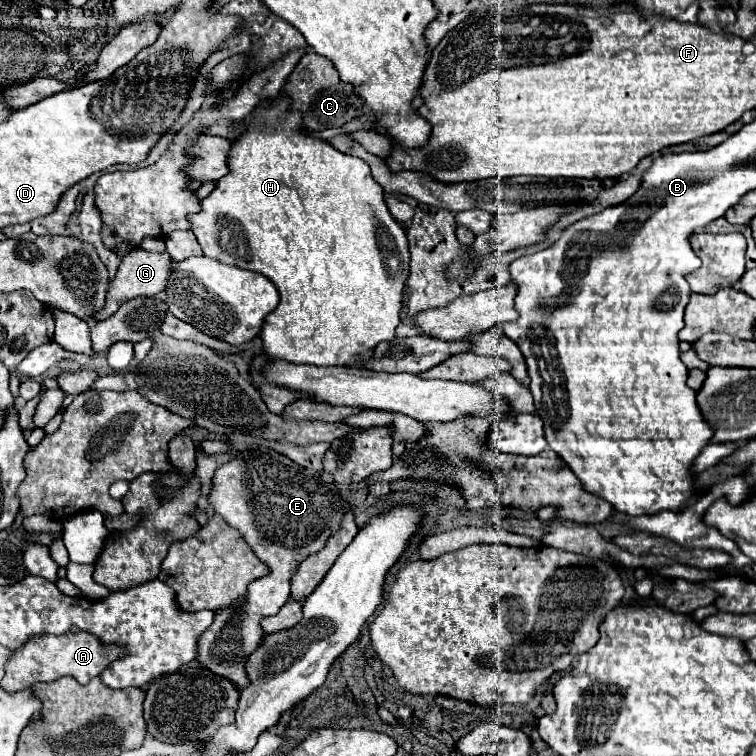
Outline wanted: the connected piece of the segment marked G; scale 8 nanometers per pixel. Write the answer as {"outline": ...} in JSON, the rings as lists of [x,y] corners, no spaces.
{"outline":[[[132,249],[128,255],[122,257],[122,263],[118,267],[116,277],[110,281],[106,305],[104,305],[102,311],[94,313],[94,321],[102,321],[102,319],[110,317],[112,313],[118,311],[118,307],[124,301],[130,301],[134,297],[150,297],[150,295],[164,291],[166,279],[170,275],[170,267],[172,267],[172,261],[170,261],[168,253],[150,253],[150,251],[144,251],[144,249]]]}

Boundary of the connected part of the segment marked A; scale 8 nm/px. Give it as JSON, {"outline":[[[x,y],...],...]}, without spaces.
{"outline":[[[64,633],[64,635],[44,635],[32,637],[24,647],[12,653],[6,663],[6,675],[2,679],[2,687],[6,691],[22,691],[32,687],[36,681],[56,681],[60,677],[74,677],[78,683],[86,685],[92,677],[100,675],[100,671],[116,657],[112,649],[104,649],[104,645],[90,633]]]}

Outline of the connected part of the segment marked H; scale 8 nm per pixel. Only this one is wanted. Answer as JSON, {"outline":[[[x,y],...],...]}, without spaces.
{"outline":[[[280,93],[274,101],[272,99],[264,99],[254,111],[252,117],[236,123],[240,127],[244,127],[244,131],[230,139],[230,153],[228,153],[228,169],[230,173],[226,177],[222,177],[216,187],[212,189],[212,193],[202,199],[202,209],[198,213],[192,213],[188,217],[190,225],[192,225],[192,233],[196,235],[202,251],[206,257],[212,257],[220,263],[226,265],[236,265],[240,269],[248,269],[248,271],[258,271],[262,275],[266,275],[278,289],[280,293],[280,305],[266,317],[266,323],[262,327],[262,343],[264,343],[264,355],[258,357],[252,367],[252,381],[254,385],[258,385],[262,399],[268,403],[268,409],[272,413],[282,413],[284,405],[292,403],[294,399],[298,399],[300,395],[276,385],[270,385],[268,381],[264,381],[262,377],[262,367],[266,357],[268,359],[286,359],[292,363],[310,363],[310,365],[354,365],[366,357],[370,357],[372,349],[380,343],[380,341],[390,341],[394,337],[394,329],[400,323],[400,311],[402,311],[402,293],[404,293],[404,283],[408,279],[410,273],[410,251],[408,251],[408,241],[406,241],[406,233],[402,229],[400,223],[394,221],[394,217],[390,215],[386,203],[384,203],[384,191],[382,187],[374,181],[370,167],[358,159],[358,157],[350,157],[346,153],[338,153],[338,149],[334,149],[328,141],[310,137],[304,133],[302,129],[302,117],[298,117],[298,113],[294,113],[290,109],[290,101],[286,99],[284,93]]]}

